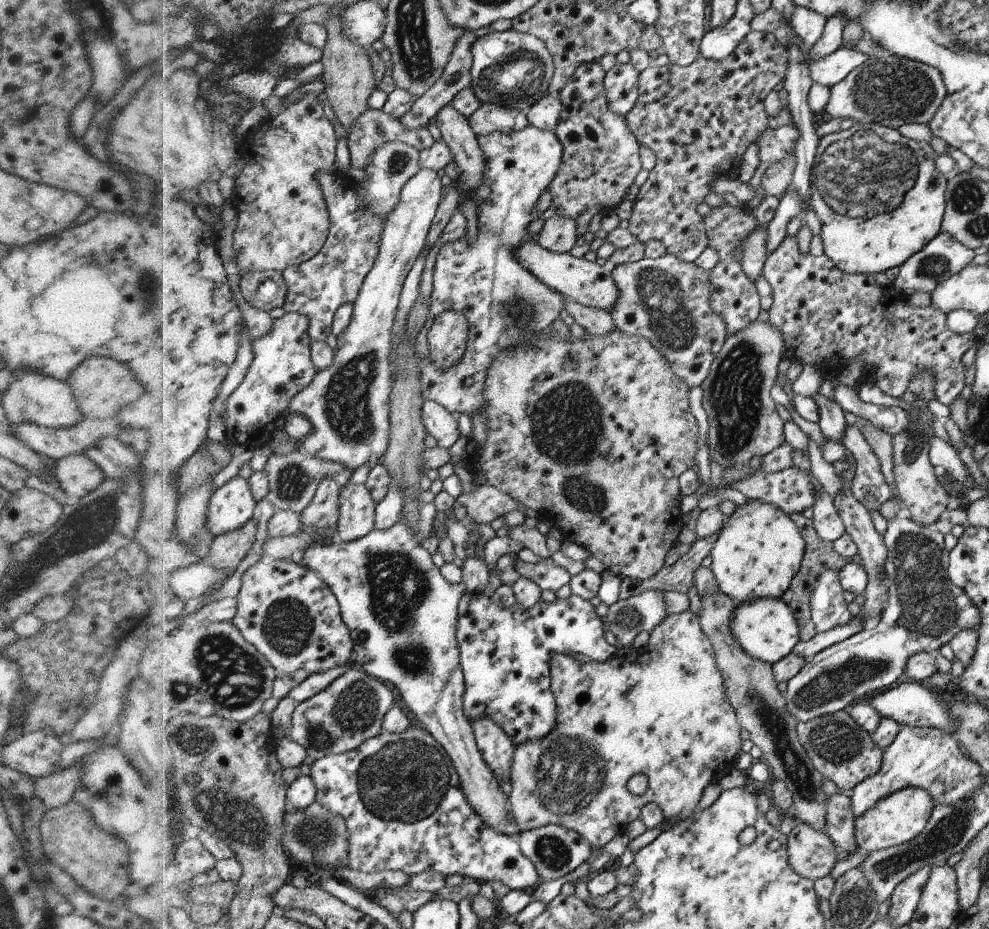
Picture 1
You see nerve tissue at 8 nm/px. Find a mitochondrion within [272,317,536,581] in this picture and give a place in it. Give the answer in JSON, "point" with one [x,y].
{"point":[347,409]}

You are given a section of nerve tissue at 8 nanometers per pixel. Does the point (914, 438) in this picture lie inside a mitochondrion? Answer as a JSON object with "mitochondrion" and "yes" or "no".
{"mitochondrion":"yes"}

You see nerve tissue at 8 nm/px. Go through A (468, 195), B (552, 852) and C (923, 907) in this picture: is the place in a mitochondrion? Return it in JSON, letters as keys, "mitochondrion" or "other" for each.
{"A":"other","B":"mitochondrion","C":"other"}

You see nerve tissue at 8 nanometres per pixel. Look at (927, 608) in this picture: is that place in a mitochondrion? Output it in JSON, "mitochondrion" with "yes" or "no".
{"mitochondrion":"yes"}

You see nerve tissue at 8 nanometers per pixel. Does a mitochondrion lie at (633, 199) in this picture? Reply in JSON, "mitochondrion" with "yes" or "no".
{"mitochondrion":"no"}

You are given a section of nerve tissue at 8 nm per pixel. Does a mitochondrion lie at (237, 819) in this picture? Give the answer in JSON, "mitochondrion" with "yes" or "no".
{"mitochondrion":"yes"}

